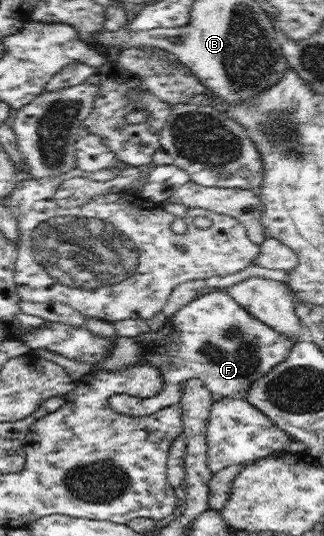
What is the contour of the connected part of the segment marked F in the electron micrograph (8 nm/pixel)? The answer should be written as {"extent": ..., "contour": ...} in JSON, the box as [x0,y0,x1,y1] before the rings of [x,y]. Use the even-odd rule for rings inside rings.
{"extent":[93,290,294,416],"contour":[[[206,290],[167,318],[161,329],[133,338],[116,336],[110,356],[93,366],[93,371],[114,371],[135,363],[157,367],[165,379],[163,390],[153,397],[133,397],[125,394],[110,396],[113,410],[127,416],[151,416],[161,409],[180,402],[185,380],[201,379],[215,398],[246,398],[249,385],[265,376],[283,362],[294,342],[284,334],[253,318],[227,290]]]}

